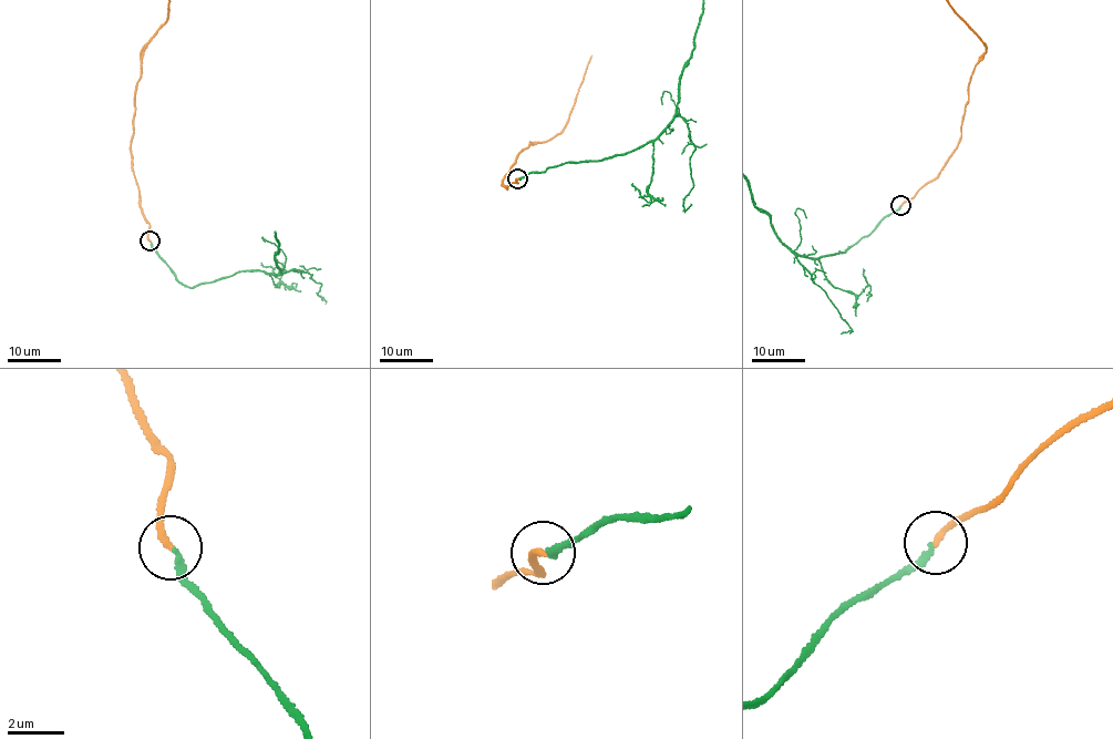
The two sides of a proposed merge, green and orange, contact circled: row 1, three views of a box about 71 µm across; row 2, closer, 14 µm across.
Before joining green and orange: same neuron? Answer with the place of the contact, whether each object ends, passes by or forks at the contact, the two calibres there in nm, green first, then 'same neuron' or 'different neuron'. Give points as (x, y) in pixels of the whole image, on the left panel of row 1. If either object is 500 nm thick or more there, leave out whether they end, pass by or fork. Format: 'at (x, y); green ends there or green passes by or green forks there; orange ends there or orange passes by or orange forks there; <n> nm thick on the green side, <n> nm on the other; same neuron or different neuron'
at (150, 240); green ends there; orange ends there; 190 nm thick on the green side, 240 nm on the other; same neuron

